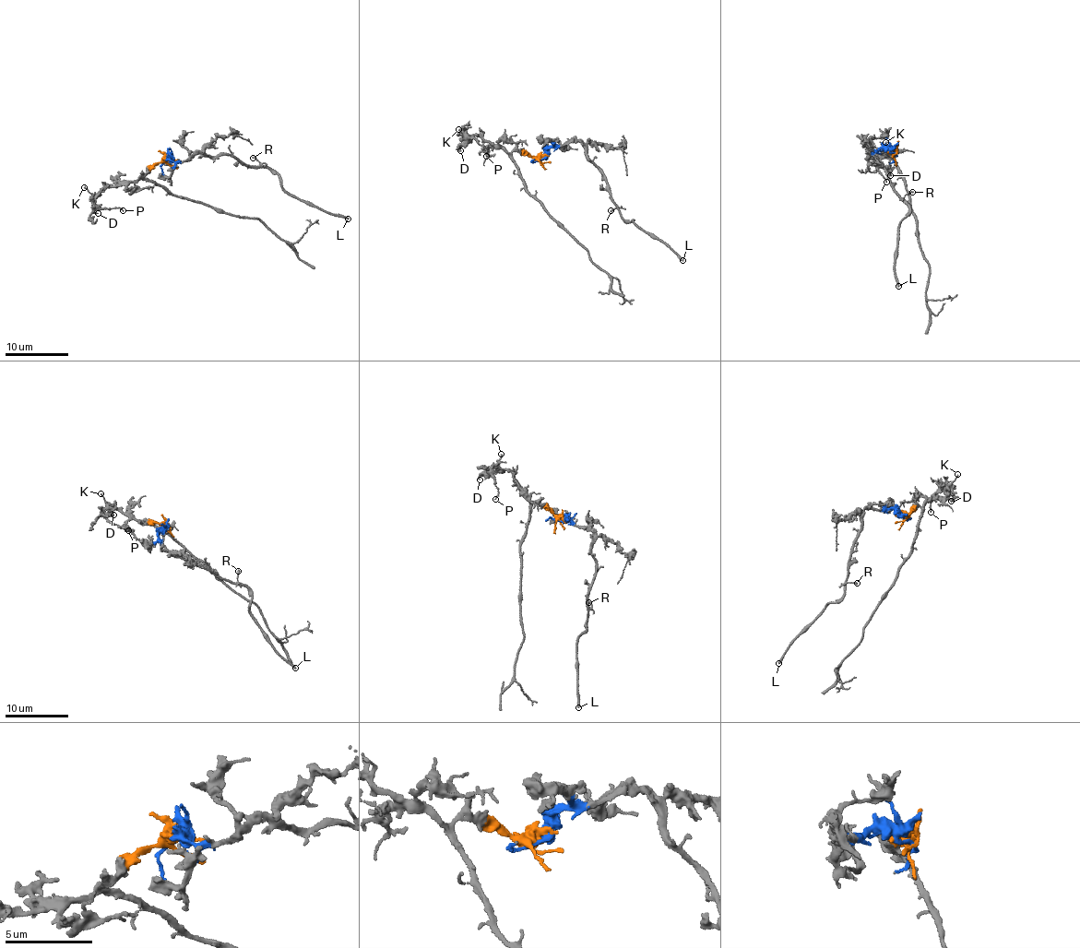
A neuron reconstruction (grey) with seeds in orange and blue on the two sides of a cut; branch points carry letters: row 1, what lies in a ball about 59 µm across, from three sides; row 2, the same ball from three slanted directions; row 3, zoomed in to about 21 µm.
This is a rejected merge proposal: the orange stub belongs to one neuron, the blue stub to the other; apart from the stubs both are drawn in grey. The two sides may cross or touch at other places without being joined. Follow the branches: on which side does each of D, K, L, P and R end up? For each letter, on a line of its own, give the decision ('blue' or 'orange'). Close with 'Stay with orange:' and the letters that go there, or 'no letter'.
D: orange
K: orange
L: blue
P: orange
R: blue
Stay with orange: D, K, P

